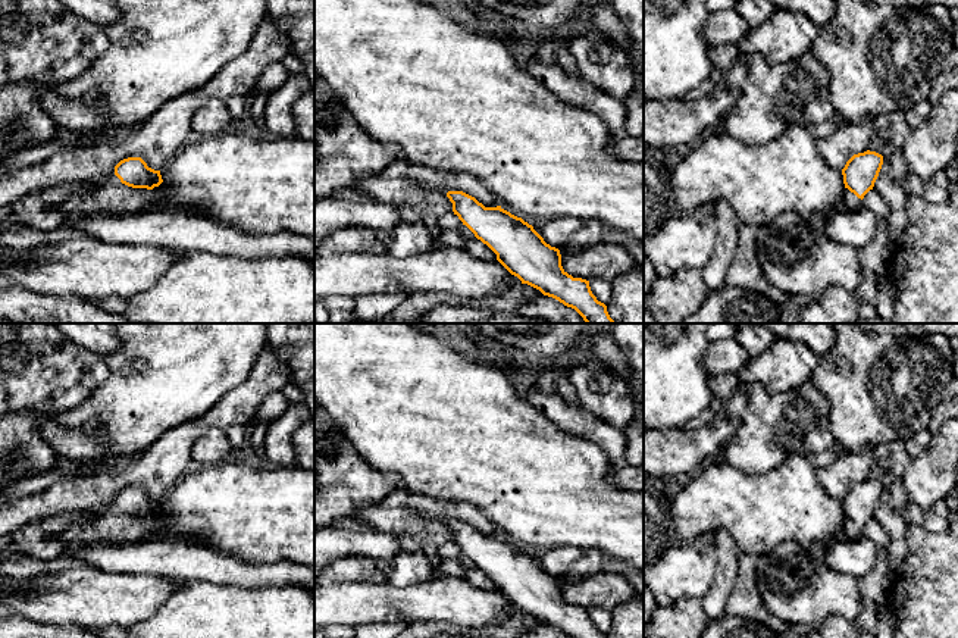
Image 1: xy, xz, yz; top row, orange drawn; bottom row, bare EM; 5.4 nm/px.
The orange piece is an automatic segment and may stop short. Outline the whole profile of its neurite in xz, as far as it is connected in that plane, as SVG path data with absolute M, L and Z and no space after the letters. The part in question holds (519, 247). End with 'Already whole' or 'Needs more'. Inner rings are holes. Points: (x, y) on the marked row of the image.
M448 191L447 197L453 203L454 215L458 216L463 225L486 244L497 254L497 260L511 275L517 276L522 284L527 284L544 295L575 309L586 323L617 323L610 318L607 306L592 294L589 281L569 275L561 266L560 250L547 244L532 225L504 210L501 206L485 207L475 197L463 191Z. Already whole

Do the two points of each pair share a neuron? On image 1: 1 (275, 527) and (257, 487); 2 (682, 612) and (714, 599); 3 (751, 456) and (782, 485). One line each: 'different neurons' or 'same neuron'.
1: same neuron
2: different neurons
3: different neurons

